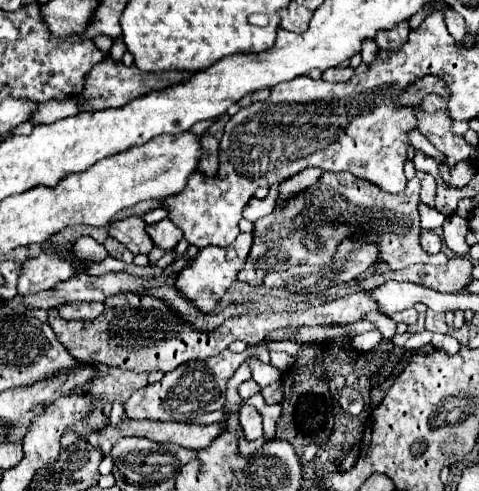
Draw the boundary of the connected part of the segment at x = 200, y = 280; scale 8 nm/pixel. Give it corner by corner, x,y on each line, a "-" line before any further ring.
240,232
238,238
230,246
226,246
226,248
220,248
220,246
202,248
198,252
198,256
184,268
184,272
180,272
180,280
176,282
176,288
184,296
188,296
190,300
194,300
194,304
198,306
198,310
212,312
216,308
216,304
222,300
224,292
236,280
236,274
244,268
244,262
248,258
250,246
252,246
252,234

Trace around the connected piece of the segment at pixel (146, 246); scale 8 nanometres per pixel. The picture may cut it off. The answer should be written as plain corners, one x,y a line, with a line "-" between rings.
128,216
124,220
110,224
110,236
120,240
134,255
148,255
154,247
153,242
145,231
146,223
142,216

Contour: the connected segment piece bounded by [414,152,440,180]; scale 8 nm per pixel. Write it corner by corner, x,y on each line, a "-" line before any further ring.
416,152
416,156
414,156
414,166
416,166
416,170
422,170
422,172
432,174
436,180
440,178
438,162
436,162
434,158
430,158
430,156
426,156
426,154
422,154
422,152

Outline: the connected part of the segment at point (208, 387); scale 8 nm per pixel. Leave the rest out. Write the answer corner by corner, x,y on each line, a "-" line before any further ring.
260,348
258,352
244,350
242,354
232,354
224,350
216,356
210,356
208,360
194,360
188,364
180,364
180,368
166,372
160,382
136,390
124,404
124,414
128,418
140,418
140,420
146,418
156,422
190,422
206,412
220,410
226,402
226,382
250,354
256,354
263,363
270,363
269,351

